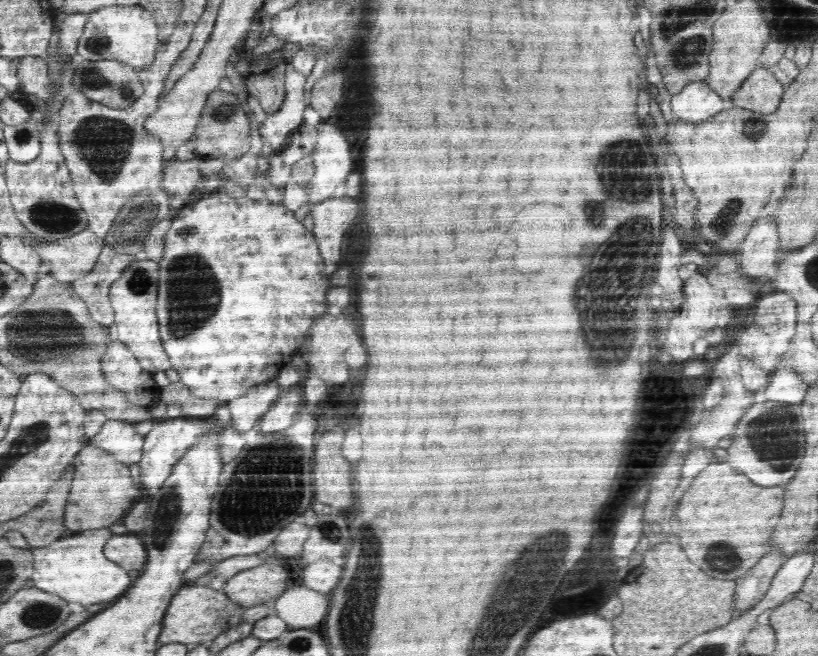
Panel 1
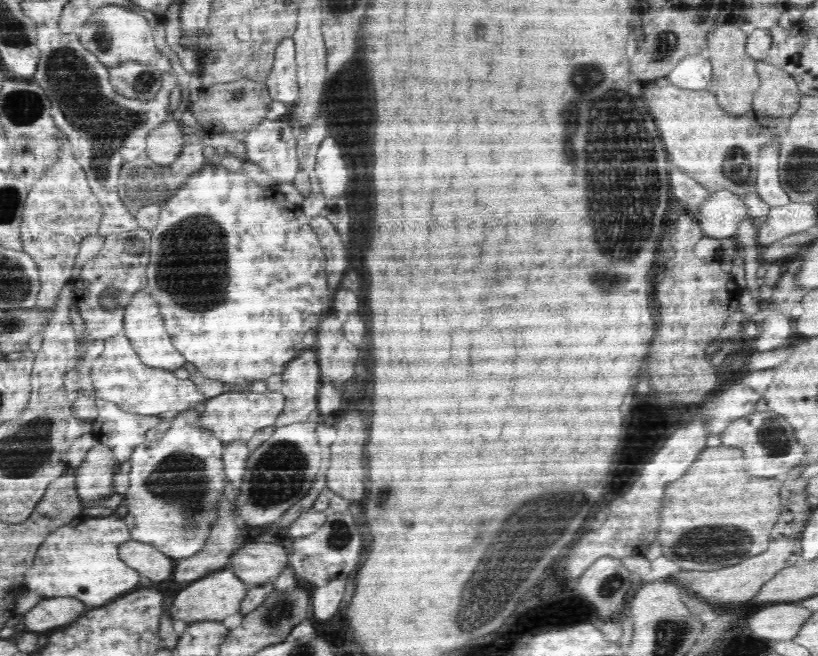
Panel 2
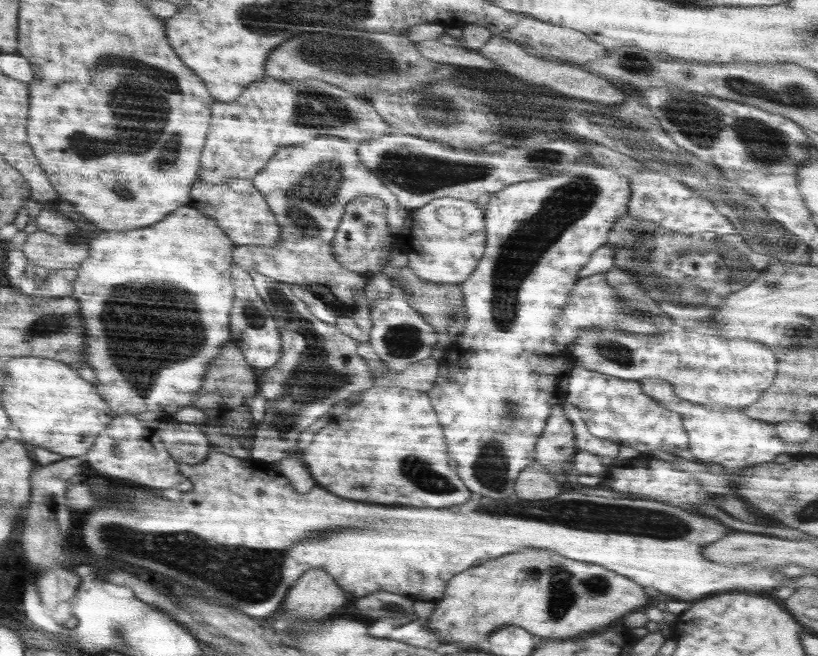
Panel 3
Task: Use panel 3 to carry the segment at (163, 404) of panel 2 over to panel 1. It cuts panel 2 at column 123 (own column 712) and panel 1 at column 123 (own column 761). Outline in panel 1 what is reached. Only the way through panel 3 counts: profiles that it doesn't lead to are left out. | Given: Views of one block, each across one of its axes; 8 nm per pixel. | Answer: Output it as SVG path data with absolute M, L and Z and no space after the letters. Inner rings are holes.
M122 342L108 344L102 358L102 372L108 384L122 390L126 400L132 404L148 404L150 408L160 396L160 388L156 386L152 374L140 368L138 360Z

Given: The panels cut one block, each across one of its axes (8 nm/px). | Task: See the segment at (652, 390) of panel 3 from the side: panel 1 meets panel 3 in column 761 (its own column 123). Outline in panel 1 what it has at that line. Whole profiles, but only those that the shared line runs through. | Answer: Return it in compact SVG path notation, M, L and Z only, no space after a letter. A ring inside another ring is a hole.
M108 420L100 434L92 438L92 446L108 450L116 456L116 460L124 464L136 464L142 458L144 436L136 434L136 426L124 420Z

